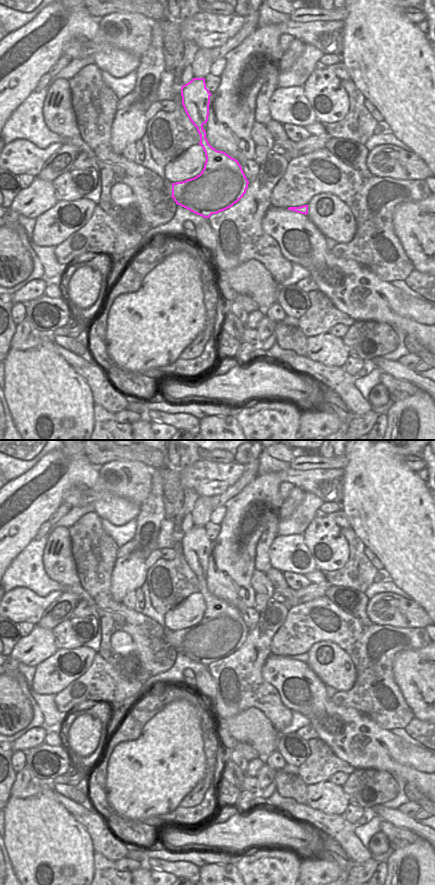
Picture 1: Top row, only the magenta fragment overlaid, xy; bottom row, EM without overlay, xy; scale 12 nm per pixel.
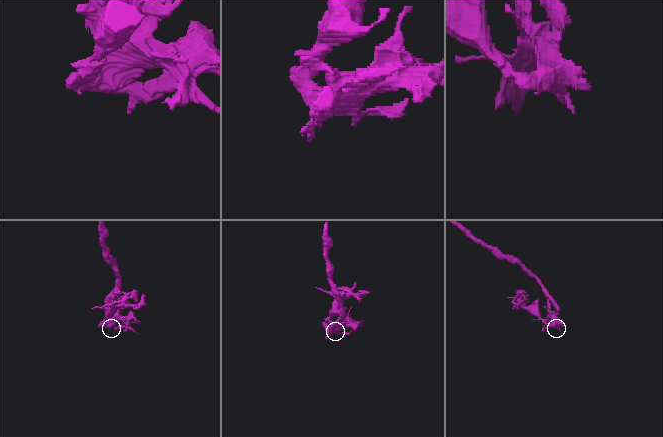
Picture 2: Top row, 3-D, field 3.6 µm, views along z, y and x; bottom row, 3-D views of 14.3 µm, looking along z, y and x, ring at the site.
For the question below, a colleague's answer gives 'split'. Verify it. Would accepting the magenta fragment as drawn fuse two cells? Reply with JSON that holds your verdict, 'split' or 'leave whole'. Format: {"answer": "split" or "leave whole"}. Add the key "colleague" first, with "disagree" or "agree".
{"colleague": "agree", "answer": "split"}

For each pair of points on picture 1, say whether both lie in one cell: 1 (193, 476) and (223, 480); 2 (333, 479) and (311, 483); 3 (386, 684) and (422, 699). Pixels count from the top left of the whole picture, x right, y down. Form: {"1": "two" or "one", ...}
{"1": "one", "2": "one", "3": "two"}

